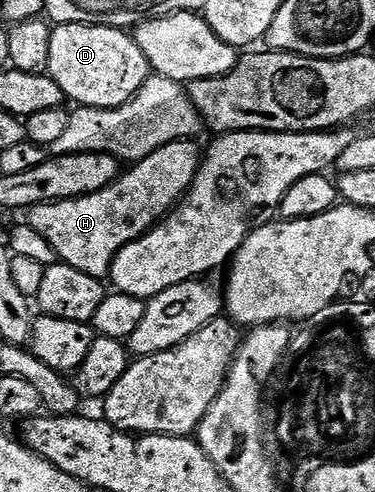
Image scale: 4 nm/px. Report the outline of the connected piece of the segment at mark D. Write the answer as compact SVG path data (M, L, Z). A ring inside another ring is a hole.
M71 22L65 26L51 27L50 56L48 57L47 75L62 88L65 99L76 101L77 107L93 106L112 110L130 101L142 88L150 76L150 67L142 48L138 48L135 37L127 29L114 26L87 26L81 22Z

